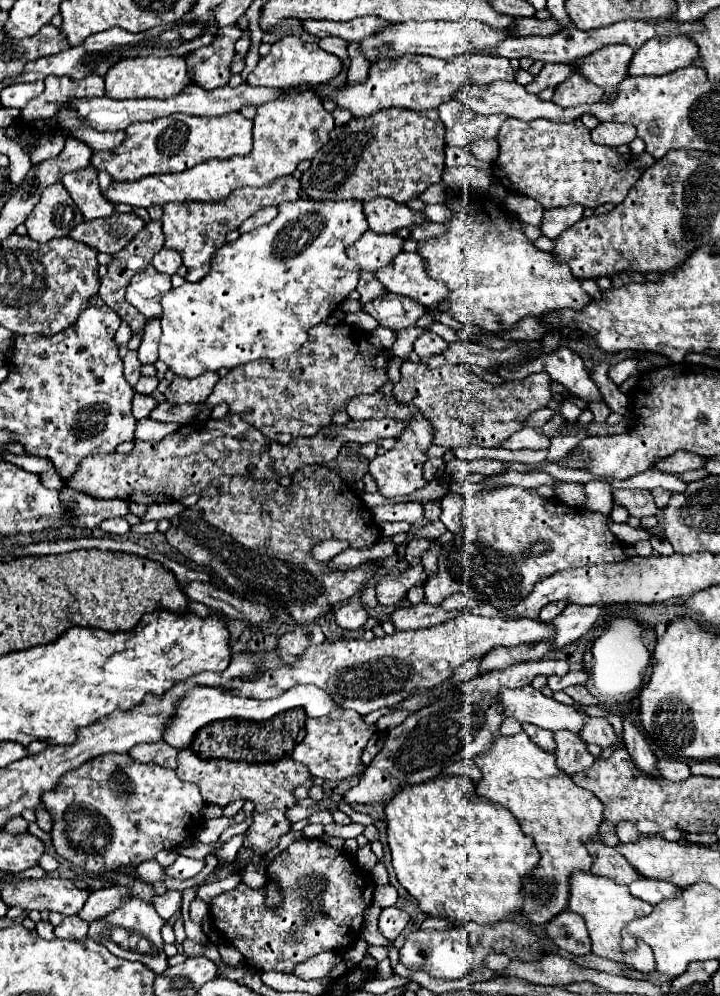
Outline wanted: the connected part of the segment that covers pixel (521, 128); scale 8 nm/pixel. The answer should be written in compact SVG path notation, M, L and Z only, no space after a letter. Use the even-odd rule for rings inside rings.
M548 119L536 121L504 121L498 137L500 155L494 163L498 181L508 183L508 189L536 199L544 209L582 205L596 209L604 203L622 203L630 187L640 179L642 171L638 155L632 151L626 155L616 153L612 147L602 147L590 141L590 129L580 119L558 123Z

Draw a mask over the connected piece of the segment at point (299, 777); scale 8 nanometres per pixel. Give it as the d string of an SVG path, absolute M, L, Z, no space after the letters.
M190 747L180 749L176 775L188 783L196 783L206 803L214 803L226 807L232 801L252 801L254 807L254 823L244 833L244 845L238 851L238 869L244 871L250 863L258 865L268 851L272 851L280 837L292 829L292 823L286 817L286 811L294 807L298 801L294 797L294 789L304 785L310 777L306 765L296 763L292 757L284 757L276 763L236 763L228 759L202 759Z

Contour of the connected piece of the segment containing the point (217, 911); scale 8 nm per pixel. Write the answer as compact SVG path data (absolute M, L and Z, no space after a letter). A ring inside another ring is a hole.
M302 839L284 849L268 865L268 875L282 887L284 905L280 909L268 909L264 905L266 887L262 887L262 891L252 891L244 883L218 895L210 903L214 925L222 933L224 943L236 947L244 955L248 967L258 973L292 973L298 963L322 951L340 953L360 937L362 915L374 897L374 881L368 873L358 869L348 853L318 839ZM360 897L364 897L364 901L360 901ZM354 925L358 931L348 933L346 927Z

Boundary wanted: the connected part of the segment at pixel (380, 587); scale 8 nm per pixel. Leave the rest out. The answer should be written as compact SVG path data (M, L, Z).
M418 559L406 571L402 571L398 575L386 575L384 579L380 579L380 583L376 583L376 599L380 605L398 607L406 599L408 591L414 585L424 585L426 579L428 579L428 573L424 571L424 567Z

